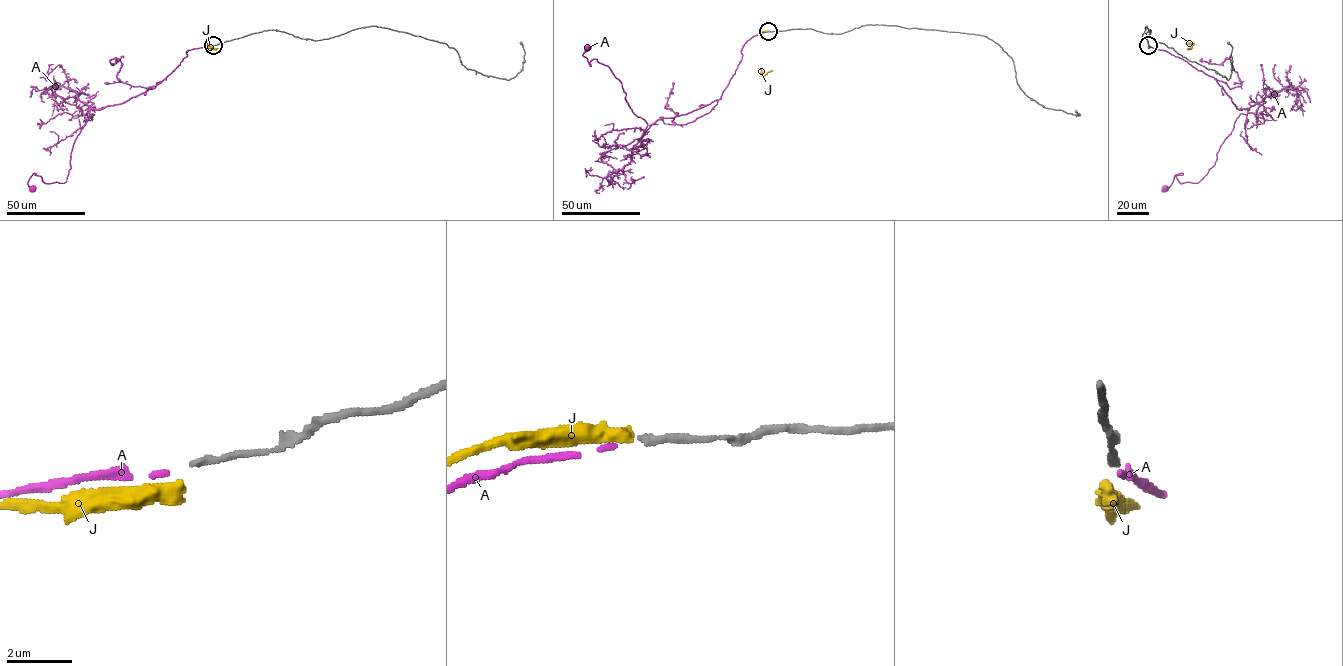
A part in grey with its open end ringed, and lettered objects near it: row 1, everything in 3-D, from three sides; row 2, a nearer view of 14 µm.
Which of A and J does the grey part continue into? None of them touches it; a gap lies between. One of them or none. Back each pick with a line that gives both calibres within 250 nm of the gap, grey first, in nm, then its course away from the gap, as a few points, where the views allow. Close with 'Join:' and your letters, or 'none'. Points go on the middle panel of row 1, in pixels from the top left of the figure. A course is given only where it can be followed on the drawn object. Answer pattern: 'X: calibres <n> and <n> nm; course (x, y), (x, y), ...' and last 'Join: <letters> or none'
A: calibres 220 and 140 nm; course (766, 32), (744, 44), (718, 100), (658, 119), (645, 131), (611, 70), (596, 59), (589, 65), (586, 47)
Join: A

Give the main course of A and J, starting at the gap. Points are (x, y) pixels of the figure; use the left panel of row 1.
A: (211, 46), (186, 51), (144, 92), (90, 109), (67, 180), (47, 183), (33, 173), (31, 189)
J: (212, 46), (204, 47), (205, 43), (213, 49), (218, 48)

